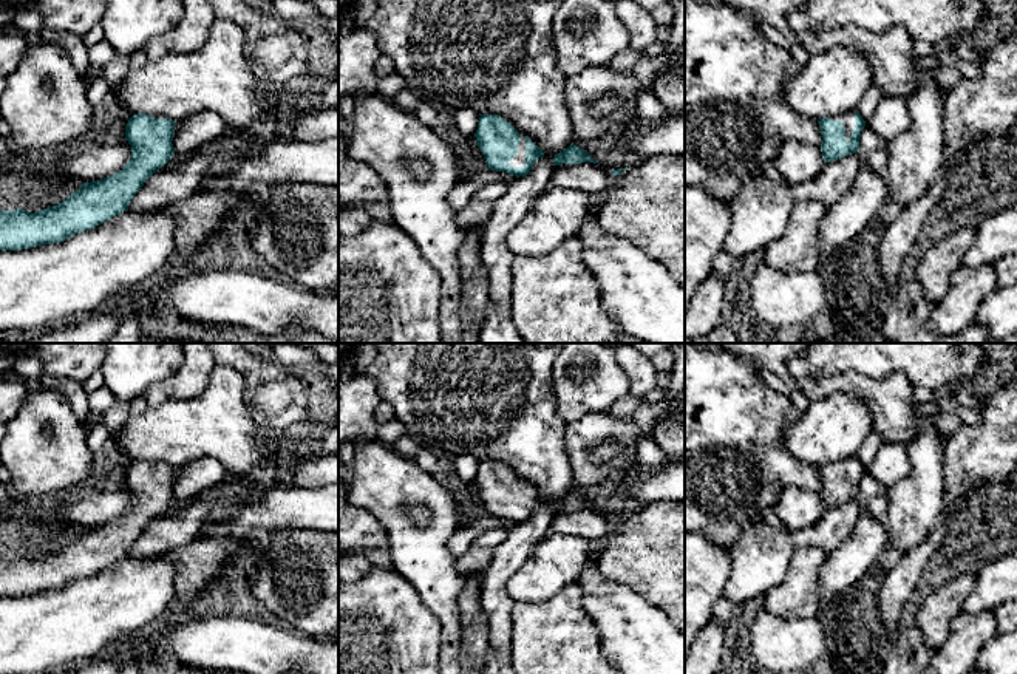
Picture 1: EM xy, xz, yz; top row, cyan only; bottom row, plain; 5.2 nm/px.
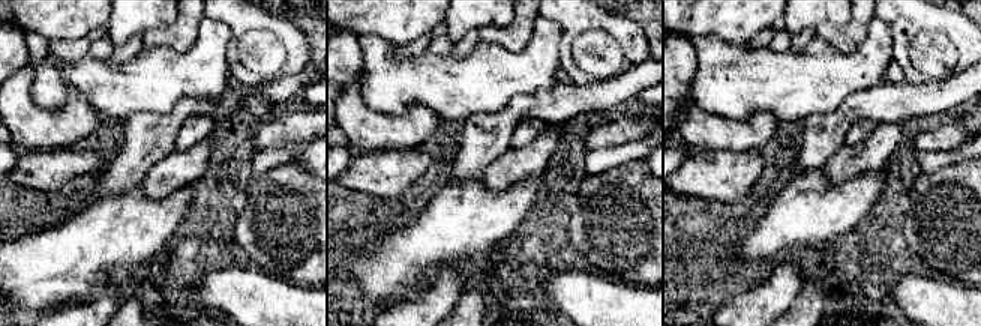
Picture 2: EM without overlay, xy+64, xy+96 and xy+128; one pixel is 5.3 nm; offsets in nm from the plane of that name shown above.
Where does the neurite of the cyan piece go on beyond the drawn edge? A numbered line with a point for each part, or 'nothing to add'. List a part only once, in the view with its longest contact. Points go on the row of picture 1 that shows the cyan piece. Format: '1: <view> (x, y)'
1: xz (518, 159)

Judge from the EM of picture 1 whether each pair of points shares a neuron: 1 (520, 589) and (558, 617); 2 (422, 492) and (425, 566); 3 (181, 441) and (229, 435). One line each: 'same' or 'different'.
1: different
2: same
3: same

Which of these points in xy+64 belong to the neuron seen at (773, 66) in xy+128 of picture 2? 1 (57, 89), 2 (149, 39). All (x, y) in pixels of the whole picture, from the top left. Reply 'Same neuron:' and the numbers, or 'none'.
Same neuron: 1

